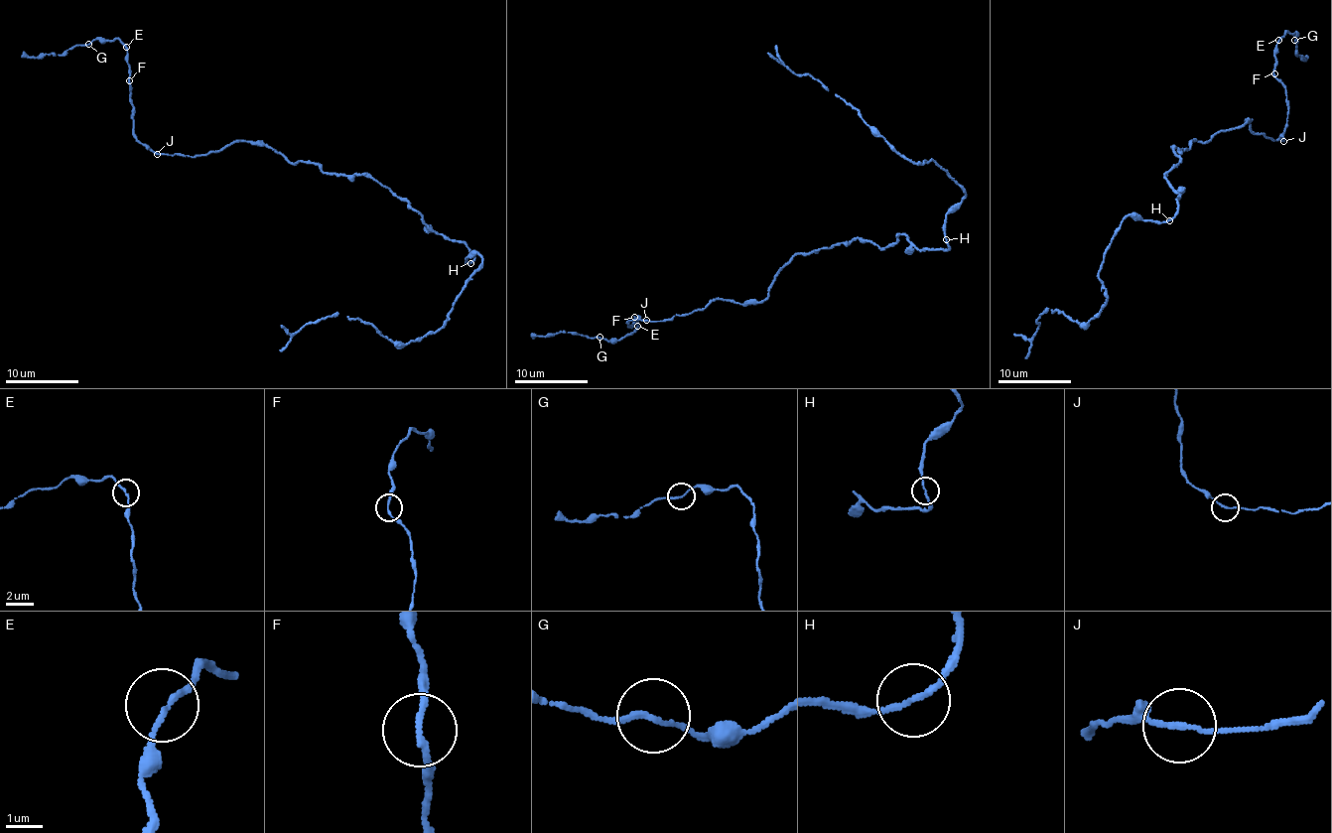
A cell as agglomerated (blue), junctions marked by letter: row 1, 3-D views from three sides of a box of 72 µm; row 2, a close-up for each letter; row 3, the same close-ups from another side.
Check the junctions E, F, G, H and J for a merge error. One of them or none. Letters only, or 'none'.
none

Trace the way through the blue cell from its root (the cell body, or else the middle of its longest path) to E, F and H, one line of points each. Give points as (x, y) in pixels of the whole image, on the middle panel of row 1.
E: (859, 238), (797, 253), (763, 301), (716, 299), (671, 319), (626, 323), (632, 327), (634, 317), (637, 326)
F: (859, 238), (797, 253), (763, 301), (716, 299), (671, 319), (630, 319), (631, 328), (634, 317)
H: (859, 238), (871, 240), (880, 248), (894, 244), (903, 233), (918, 249), (948, 248), (947, 240)

